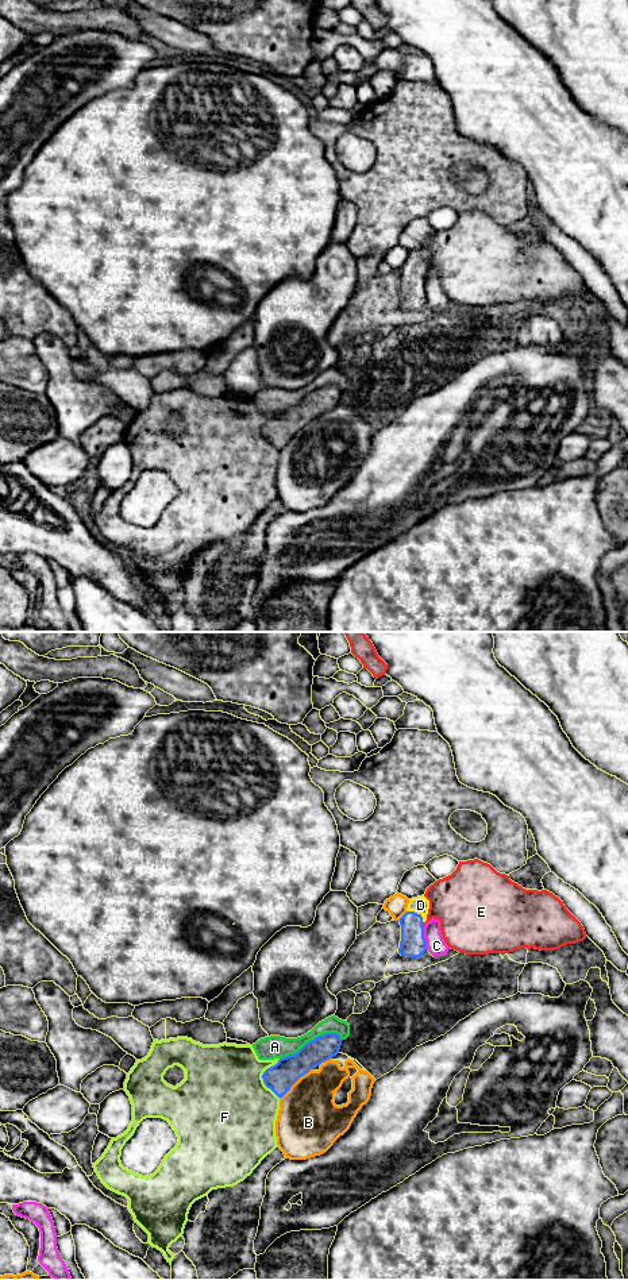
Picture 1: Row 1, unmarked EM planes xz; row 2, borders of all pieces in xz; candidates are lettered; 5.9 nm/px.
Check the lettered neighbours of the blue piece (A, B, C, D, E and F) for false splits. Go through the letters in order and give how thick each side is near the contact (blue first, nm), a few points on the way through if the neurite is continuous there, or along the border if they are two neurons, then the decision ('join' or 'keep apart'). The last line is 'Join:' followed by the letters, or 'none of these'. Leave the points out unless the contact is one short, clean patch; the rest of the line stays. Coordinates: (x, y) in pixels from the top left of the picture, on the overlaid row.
A: calibres 160 and 140 nm; keep apart
B: calibres 170 and 380 nm; keep apart
C: calibres 150 and 120 nm; keep apart
D: calibres 150 and 110 nm; way xz (412, 944), (412, 920), (416, 913), (420, 905); join
E: calibres 150 and 320 nm; keep apart
F: calibres 170 and 500 nm; keep apart
Join: D

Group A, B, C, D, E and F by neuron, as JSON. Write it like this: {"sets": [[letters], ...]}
{"sets": [["A"], ["B"], ["C"], ["D"], ["E"], ["F"]]}

